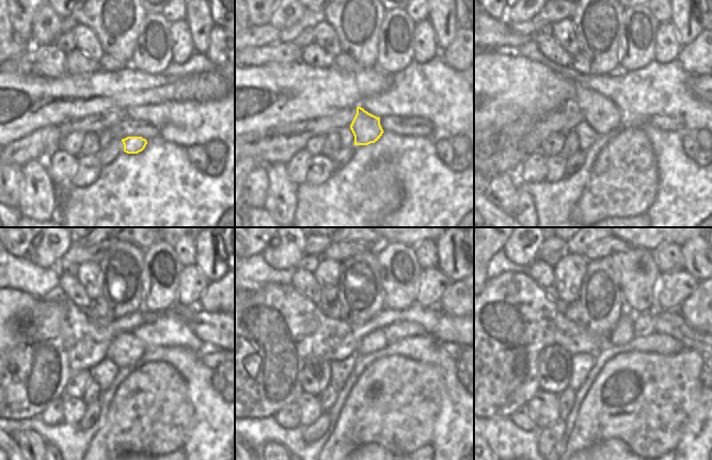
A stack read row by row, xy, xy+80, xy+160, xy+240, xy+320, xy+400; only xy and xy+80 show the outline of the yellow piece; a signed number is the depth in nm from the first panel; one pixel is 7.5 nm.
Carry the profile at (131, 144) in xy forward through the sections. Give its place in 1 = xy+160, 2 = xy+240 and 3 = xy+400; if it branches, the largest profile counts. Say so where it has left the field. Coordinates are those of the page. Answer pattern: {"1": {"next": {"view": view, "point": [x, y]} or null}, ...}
{"1": {"next": {"view": "xy+160", "point": [602, 114]}}, "2": {"next": {"view": "xy+240", "point": [125, 350]}}, "3": {"next": {"view": "xy+400", "point": [623, 331]}}}

